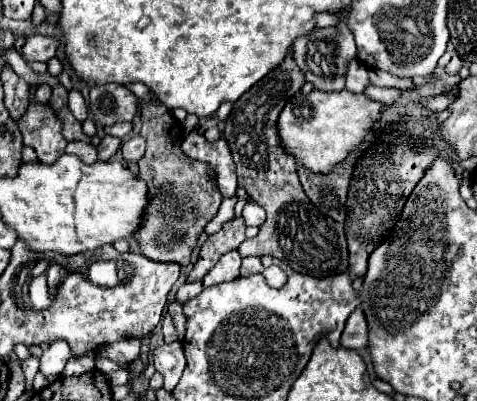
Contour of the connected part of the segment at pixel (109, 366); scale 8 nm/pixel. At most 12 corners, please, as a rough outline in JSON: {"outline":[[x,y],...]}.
{"outline":[[97,358],[95,368],[105,374],[129,370],[129,366],[119,366],[107,358]]}

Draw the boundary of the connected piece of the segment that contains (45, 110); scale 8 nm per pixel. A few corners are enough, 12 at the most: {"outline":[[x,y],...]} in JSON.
{"outline":[[37,88],[19,120],[23,142],[41,164],[65,154],[61,122],[49,106],[51,88]]}

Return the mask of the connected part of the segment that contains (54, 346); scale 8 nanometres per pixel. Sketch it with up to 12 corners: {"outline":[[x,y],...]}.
{"outline":[[55,340],[41,356],[39,372],[59,376],[71,358],[65,340]]}

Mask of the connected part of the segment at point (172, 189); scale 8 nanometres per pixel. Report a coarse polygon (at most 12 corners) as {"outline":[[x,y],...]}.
{"outline":[[139,98],[149,186],[135,238],[149,260],[187,266],[223,196],[181,152],[175,116]]}

